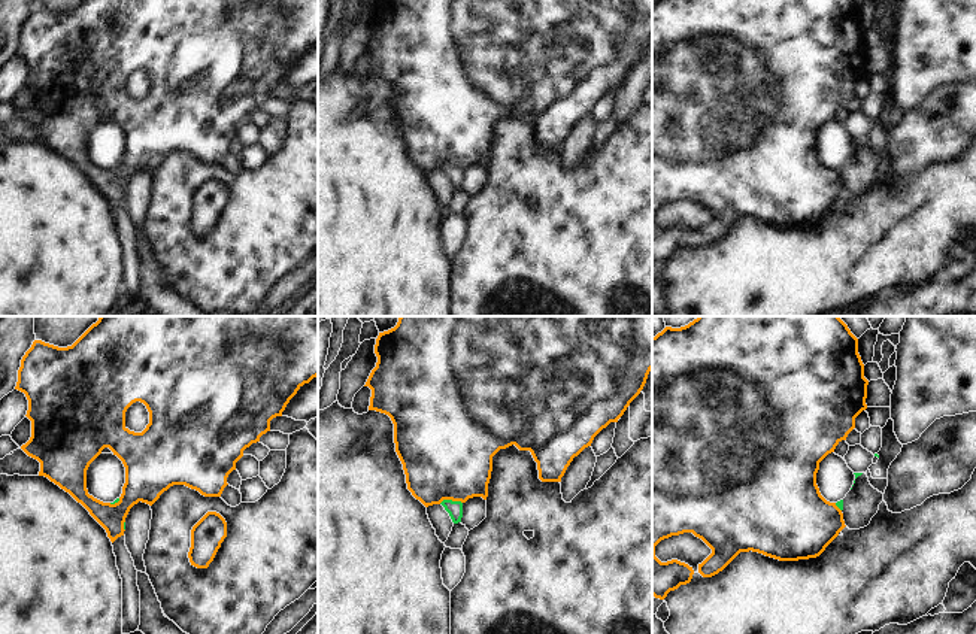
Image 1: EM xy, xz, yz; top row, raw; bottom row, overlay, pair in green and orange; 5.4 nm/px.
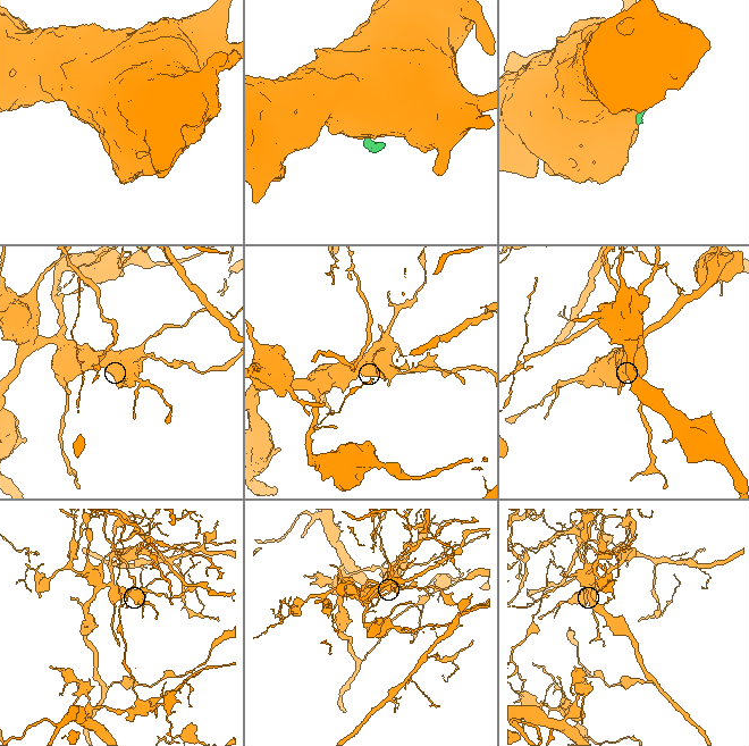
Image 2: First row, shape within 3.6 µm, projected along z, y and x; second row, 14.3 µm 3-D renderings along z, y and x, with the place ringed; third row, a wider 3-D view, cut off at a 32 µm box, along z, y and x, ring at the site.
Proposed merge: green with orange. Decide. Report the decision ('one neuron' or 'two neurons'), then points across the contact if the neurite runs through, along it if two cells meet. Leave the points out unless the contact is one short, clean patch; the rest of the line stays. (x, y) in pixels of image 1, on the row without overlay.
two neurons; border along xz (461, 167), (442, 166), (439, 169)

